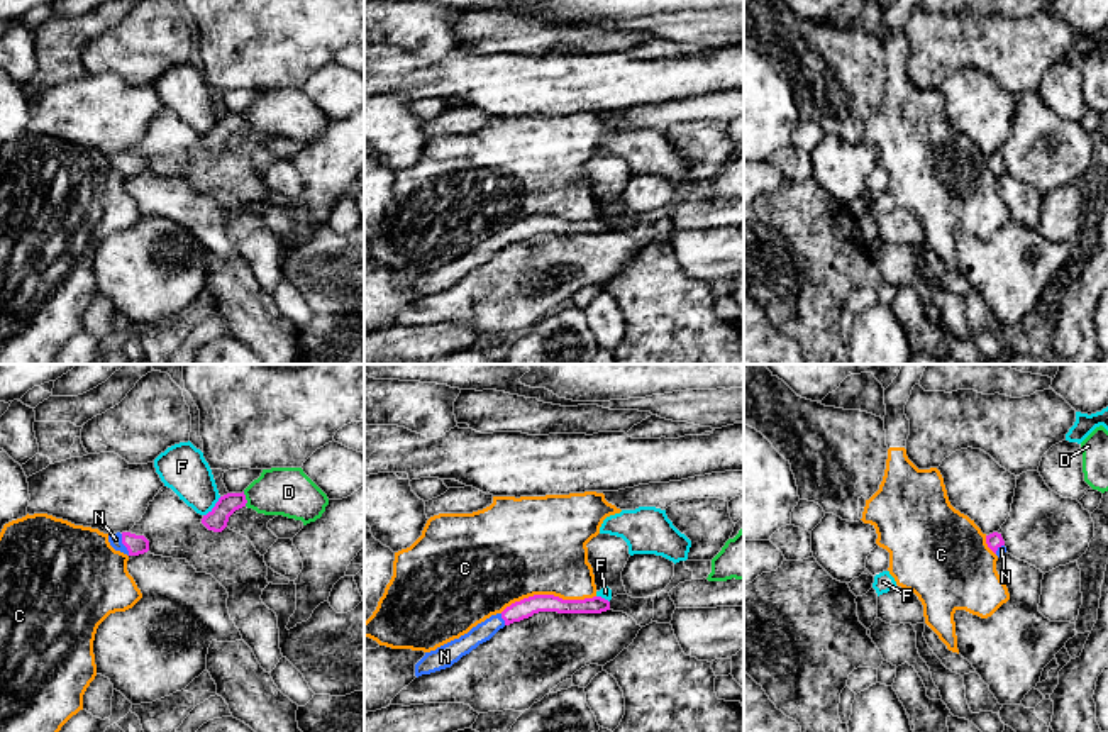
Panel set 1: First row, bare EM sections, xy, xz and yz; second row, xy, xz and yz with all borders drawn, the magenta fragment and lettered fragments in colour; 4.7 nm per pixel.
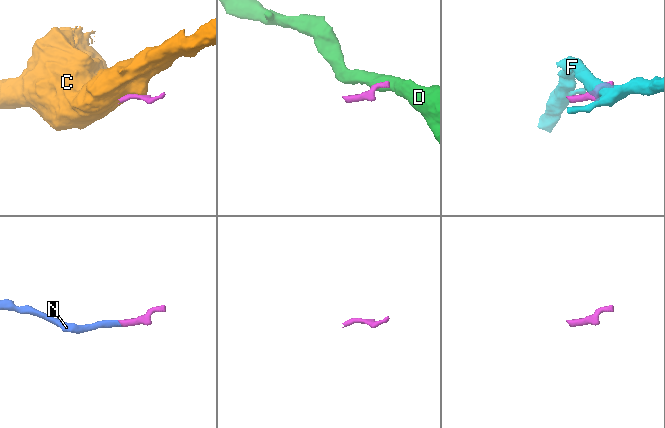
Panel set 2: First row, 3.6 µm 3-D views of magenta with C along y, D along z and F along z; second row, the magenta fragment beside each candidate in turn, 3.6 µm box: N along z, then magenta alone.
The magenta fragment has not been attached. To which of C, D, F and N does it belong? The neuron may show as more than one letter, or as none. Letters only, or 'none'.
N

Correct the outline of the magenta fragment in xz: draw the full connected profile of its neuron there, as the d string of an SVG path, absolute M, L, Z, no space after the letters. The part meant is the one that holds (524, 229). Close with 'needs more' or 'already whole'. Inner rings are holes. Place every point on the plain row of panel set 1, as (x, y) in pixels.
M534 215L512 224L501 234L491 236L473 247L468 254L454 259L425 276L415 285L415 297L430 295L451 288L463 276L469 274L479 264L490 261L500 249L513 242L532 237L539 232L557 234L601 234L610 230L610 222L601 217L584 220L562 220L554 215Z; needs more

